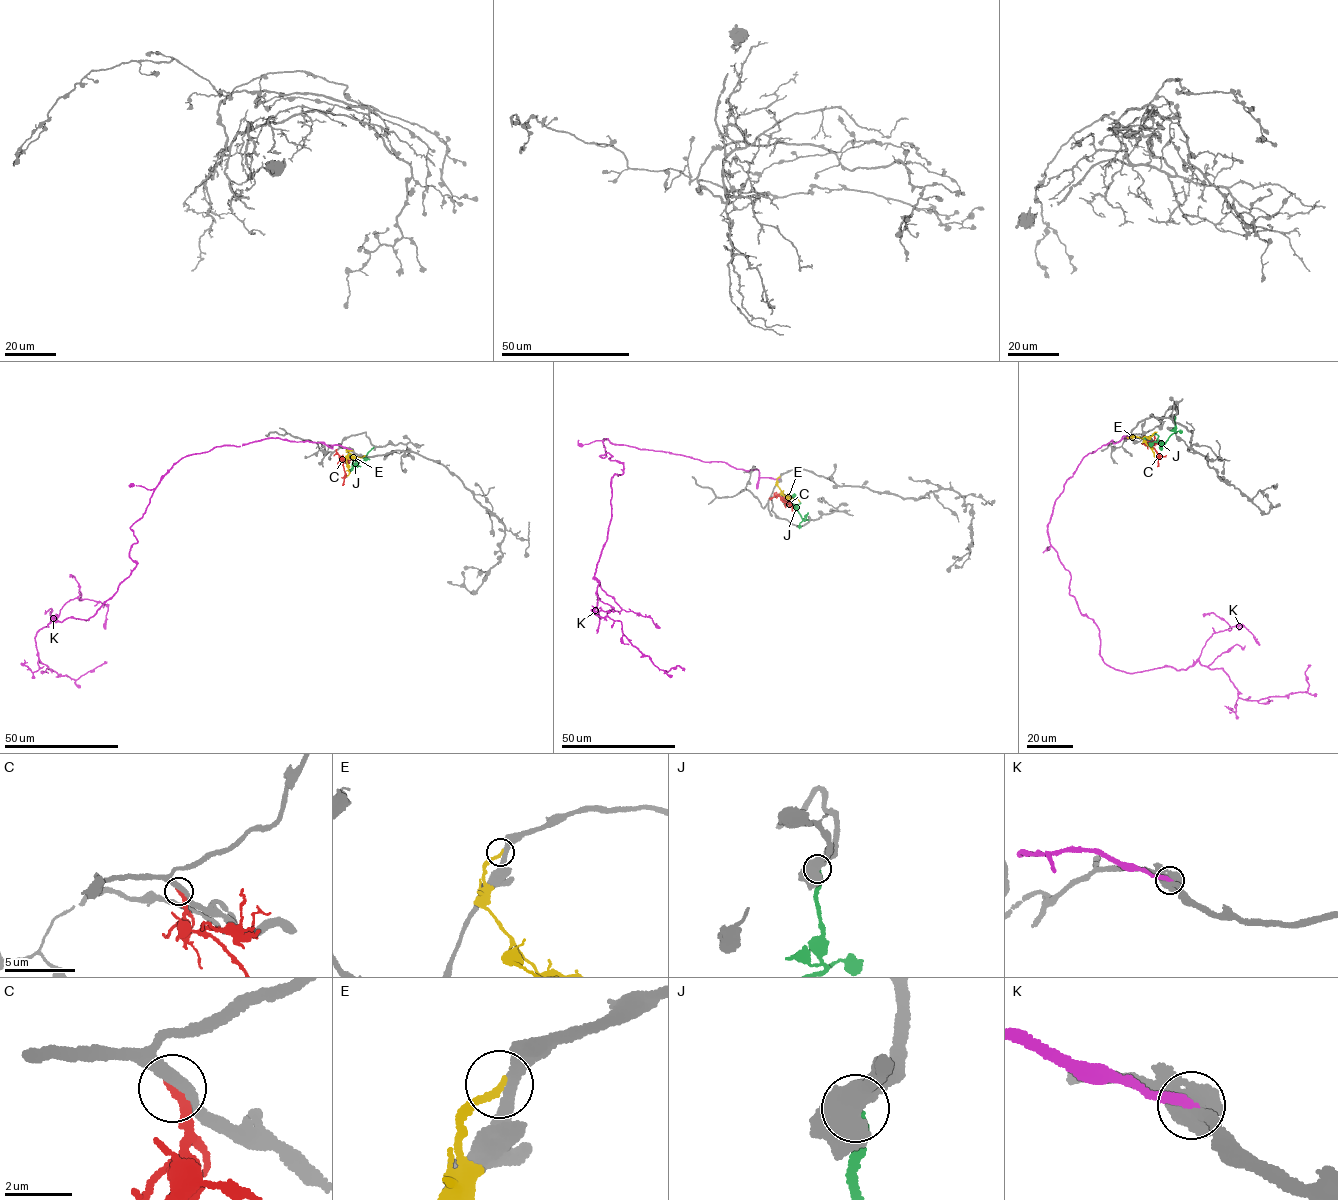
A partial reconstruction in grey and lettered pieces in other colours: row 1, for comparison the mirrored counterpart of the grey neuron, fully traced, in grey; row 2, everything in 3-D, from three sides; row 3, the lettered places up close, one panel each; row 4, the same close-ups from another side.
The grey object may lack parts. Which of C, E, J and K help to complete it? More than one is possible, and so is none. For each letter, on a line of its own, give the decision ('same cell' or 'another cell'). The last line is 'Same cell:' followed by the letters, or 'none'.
C: another cell
E: another cell
J: same cell
K: another cell
Same cell: J

